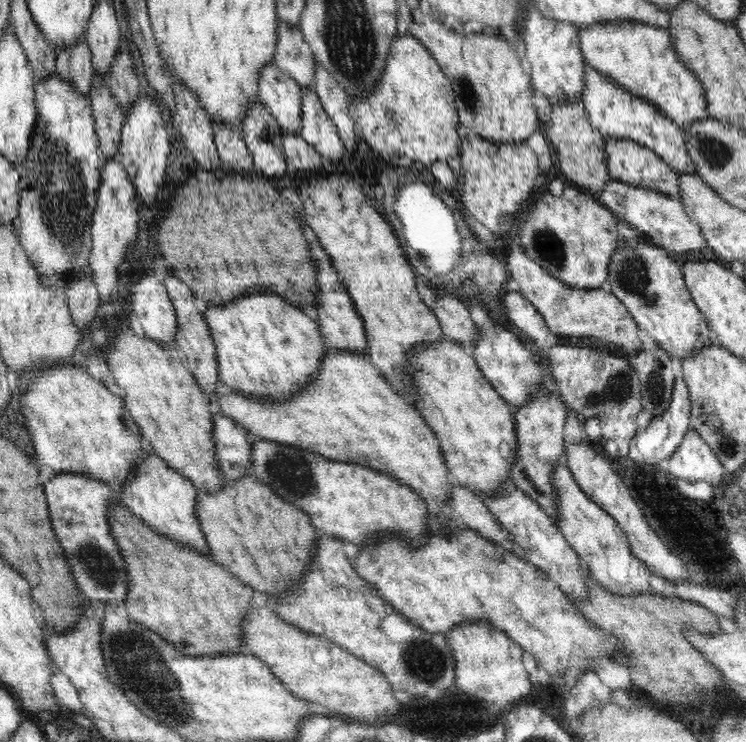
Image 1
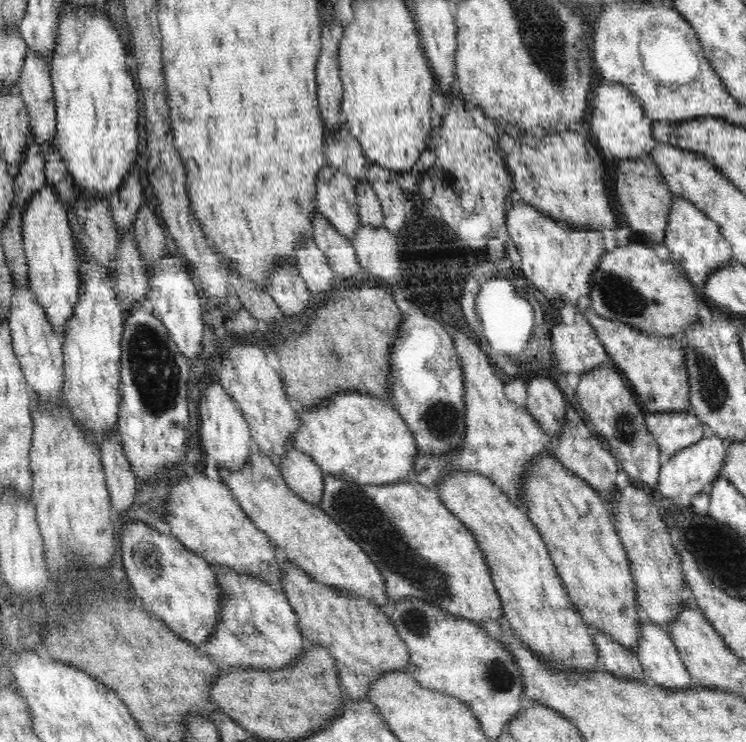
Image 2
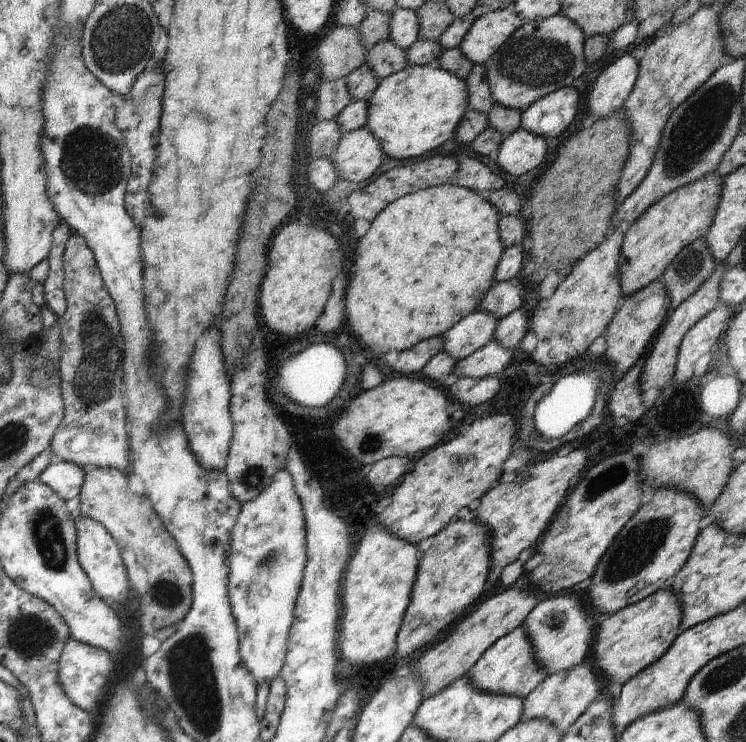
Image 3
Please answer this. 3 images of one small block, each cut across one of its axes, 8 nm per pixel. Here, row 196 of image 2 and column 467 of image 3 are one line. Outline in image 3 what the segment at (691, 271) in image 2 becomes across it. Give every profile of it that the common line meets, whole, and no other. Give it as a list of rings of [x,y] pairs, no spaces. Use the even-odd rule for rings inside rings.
[[[520,626],[488,647],[485,654],[478,659],[478,662],[465,676],[469,678],[469,682],[477,691],[512,695],[525,699],[547,677],[547,674],[535,661],[531,642],[523,631],[523,627]]]

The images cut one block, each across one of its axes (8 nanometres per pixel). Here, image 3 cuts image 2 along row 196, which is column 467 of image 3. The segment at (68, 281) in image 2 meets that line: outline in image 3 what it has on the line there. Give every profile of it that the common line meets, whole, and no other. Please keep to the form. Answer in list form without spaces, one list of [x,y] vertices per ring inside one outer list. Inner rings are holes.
[[[510,8],[483,14],[473,21],[458,47],[468,60],[483,65],[524,22]]]

